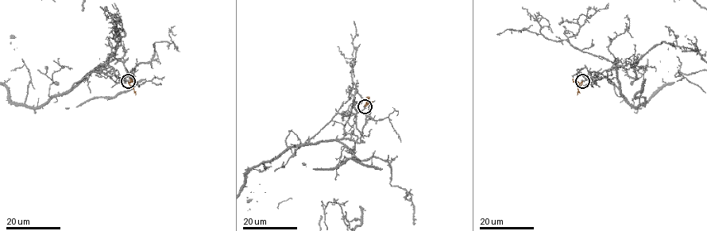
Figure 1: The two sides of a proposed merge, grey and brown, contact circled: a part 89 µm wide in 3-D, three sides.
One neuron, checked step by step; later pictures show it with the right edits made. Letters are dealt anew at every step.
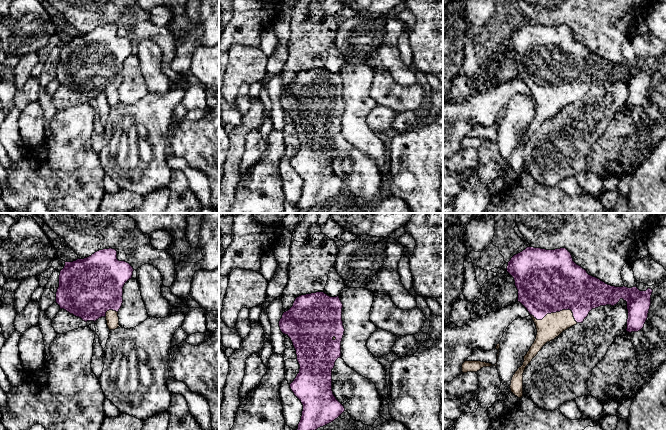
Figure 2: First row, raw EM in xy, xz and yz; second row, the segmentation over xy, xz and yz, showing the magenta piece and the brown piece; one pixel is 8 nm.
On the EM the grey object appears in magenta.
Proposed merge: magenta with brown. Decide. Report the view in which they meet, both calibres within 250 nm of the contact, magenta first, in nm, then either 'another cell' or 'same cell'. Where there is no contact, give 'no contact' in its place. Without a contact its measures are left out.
meets magenta in yz; 500 nm thick on the magenta side, 190 nm on the other; same cell

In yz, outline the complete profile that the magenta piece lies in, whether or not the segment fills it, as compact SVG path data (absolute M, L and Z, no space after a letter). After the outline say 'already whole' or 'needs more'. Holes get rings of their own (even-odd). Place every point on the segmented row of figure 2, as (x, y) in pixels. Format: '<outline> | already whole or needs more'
M527 247L511 258L507 272L514 278L518 302L527 309L537 329L536 339L524 356L523 365L518 368L511 380L511 392L520 399L523 396L523 373L526 366L547 342L554 340L577 323L583 323L592 309L606 305L614 306L623 299L627 302L626 331L629 333L640 331L648 318L652 289L640 291L636 286L628 288L608 285L577 265L566 248L546 250Z | needs more

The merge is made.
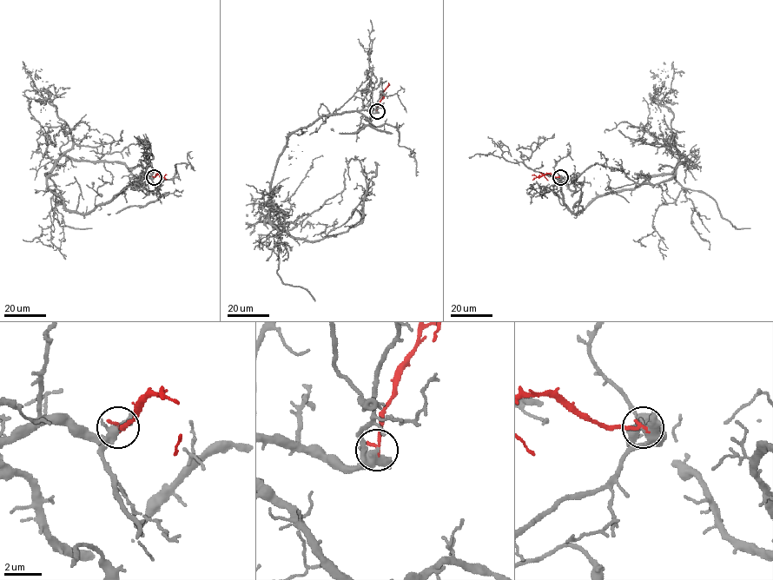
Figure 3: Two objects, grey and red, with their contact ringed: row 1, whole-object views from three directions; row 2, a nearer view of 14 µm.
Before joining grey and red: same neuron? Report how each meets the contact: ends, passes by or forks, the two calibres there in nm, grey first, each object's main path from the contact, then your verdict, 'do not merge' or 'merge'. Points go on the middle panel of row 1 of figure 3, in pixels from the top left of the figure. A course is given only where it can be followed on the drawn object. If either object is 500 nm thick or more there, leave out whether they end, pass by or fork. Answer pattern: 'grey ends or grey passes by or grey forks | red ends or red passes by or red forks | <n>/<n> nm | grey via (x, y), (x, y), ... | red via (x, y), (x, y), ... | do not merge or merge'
grey passes by | red ends | 400/220 nm | grey via (377, 111), (320, 116), (294, 131), (269, 219), (309, 240), (346, 232), (363, 218), (357, 159), (350, 180) | red via (377, 111), (388, 82) | merge

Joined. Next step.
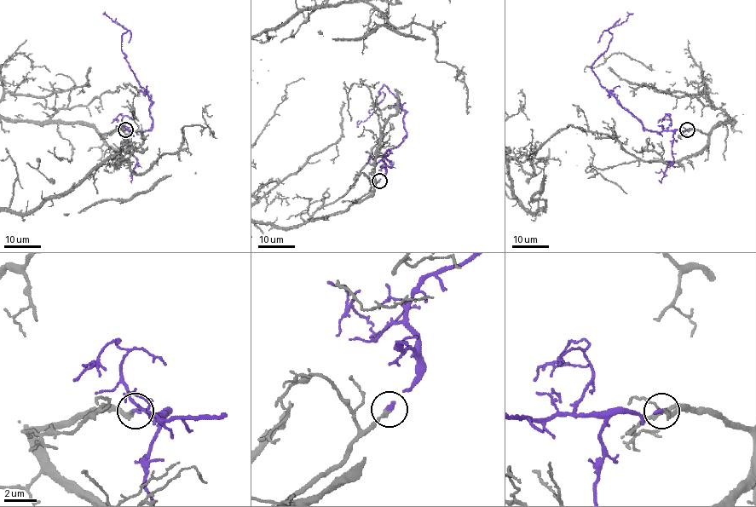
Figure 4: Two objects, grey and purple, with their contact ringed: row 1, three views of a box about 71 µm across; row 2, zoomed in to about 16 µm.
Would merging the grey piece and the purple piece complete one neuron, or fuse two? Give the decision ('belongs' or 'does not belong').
belongs

